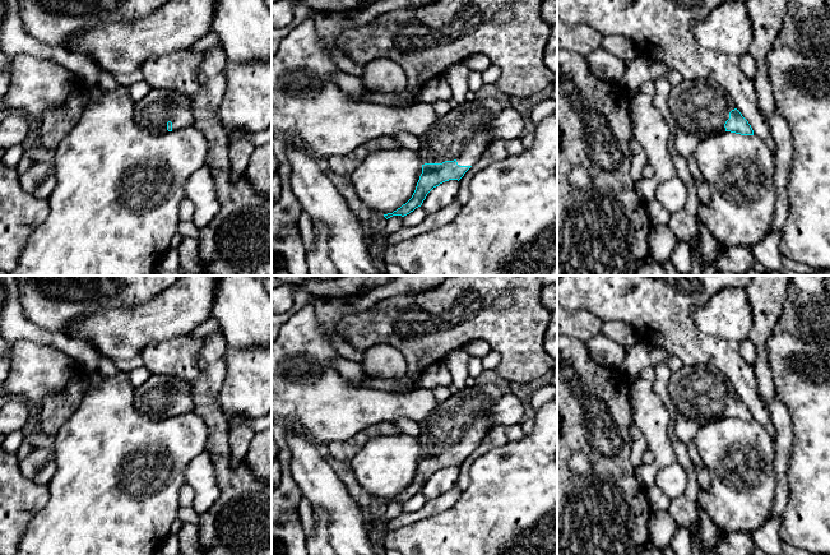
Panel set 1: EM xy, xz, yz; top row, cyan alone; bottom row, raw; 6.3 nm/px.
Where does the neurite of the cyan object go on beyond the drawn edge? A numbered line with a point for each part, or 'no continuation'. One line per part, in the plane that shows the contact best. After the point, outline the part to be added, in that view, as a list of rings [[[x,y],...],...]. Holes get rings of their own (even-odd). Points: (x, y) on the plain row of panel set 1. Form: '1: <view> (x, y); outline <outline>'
1: xz (463, 420); outline [[[476,384],[451,393],[421,422],[422,450],[456,447],[472,452],[493,427],[491,411],[504,396],[495,384]]]

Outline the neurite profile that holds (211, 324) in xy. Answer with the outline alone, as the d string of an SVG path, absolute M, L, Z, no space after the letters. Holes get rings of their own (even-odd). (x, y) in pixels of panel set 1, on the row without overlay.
M209 316L204 323L198 325L189 336L204 338L207 334L217 329L221 329L218 320L213 316Z

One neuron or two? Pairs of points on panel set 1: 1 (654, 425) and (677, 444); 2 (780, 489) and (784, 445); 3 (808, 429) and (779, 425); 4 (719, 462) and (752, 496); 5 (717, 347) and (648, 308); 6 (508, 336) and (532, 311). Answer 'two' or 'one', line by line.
1: two
2: one
3: two
4: one
5: one
6: one

